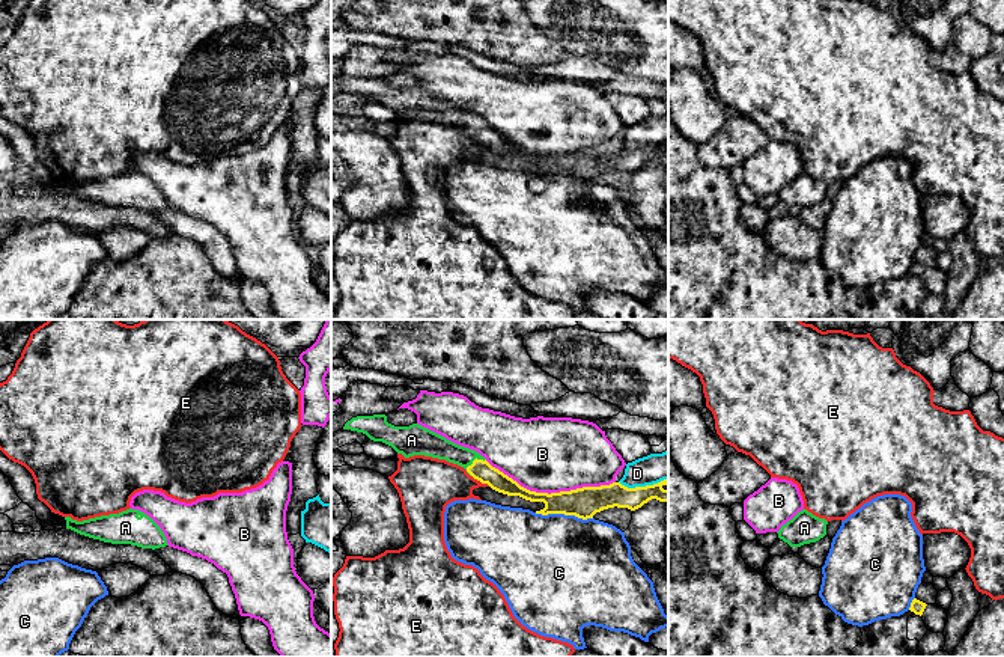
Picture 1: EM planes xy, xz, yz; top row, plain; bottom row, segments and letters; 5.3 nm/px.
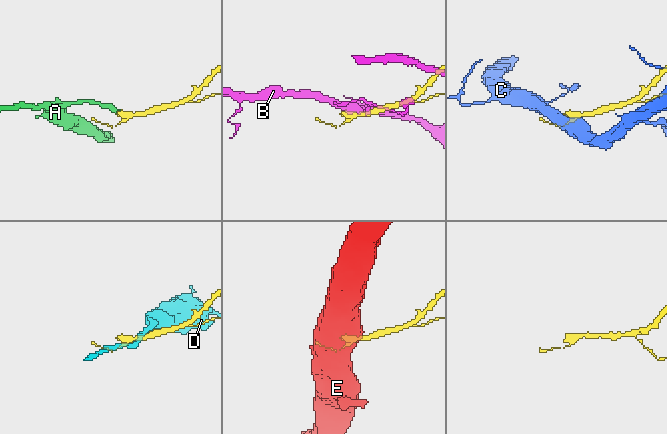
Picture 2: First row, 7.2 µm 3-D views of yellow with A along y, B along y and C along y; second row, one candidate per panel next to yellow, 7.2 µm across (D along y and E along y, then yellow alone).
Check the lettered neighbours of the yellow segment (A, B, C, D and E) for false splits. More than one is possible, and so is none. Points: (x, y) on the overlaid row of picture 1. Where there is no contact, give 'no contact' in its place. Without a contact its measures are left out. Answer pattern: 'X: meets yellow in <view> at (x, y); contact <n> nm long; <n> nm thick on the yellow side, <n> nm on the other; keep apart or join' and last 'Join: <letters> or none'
A: meets yellow in xz at (473, 461); contact 130 nm long; 110 nm thick on the yellow side, 130 nm on the other; join
B: meets yellow in xz at (551, 493); contact 700 nm long; 160 nm thick on the yellow side, 400 nm on the other; keep apart
C: meets yellow in xz at (563, 513); contact 320 nm long; 160 nm thick on the yellow side, 480 nm on the other; keep apart
D: meets yellow in xz at (643, 487); contact 260 nm long; 130 nm thick on the yellow side, 160 nm on the other; keep apart
E: meets yellow in xz at (480, 481); contact 120 nm long; 110 nm thick on the yellow side, 260 nm on the other; keep apart
Join: A

